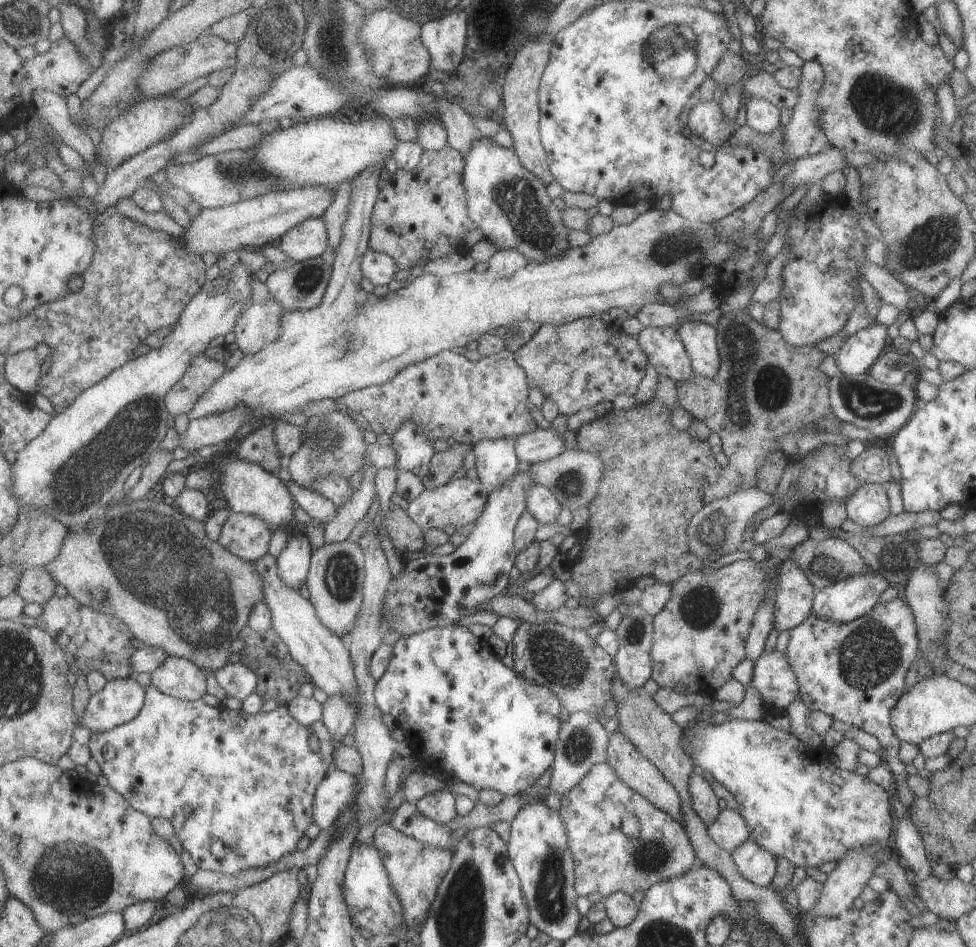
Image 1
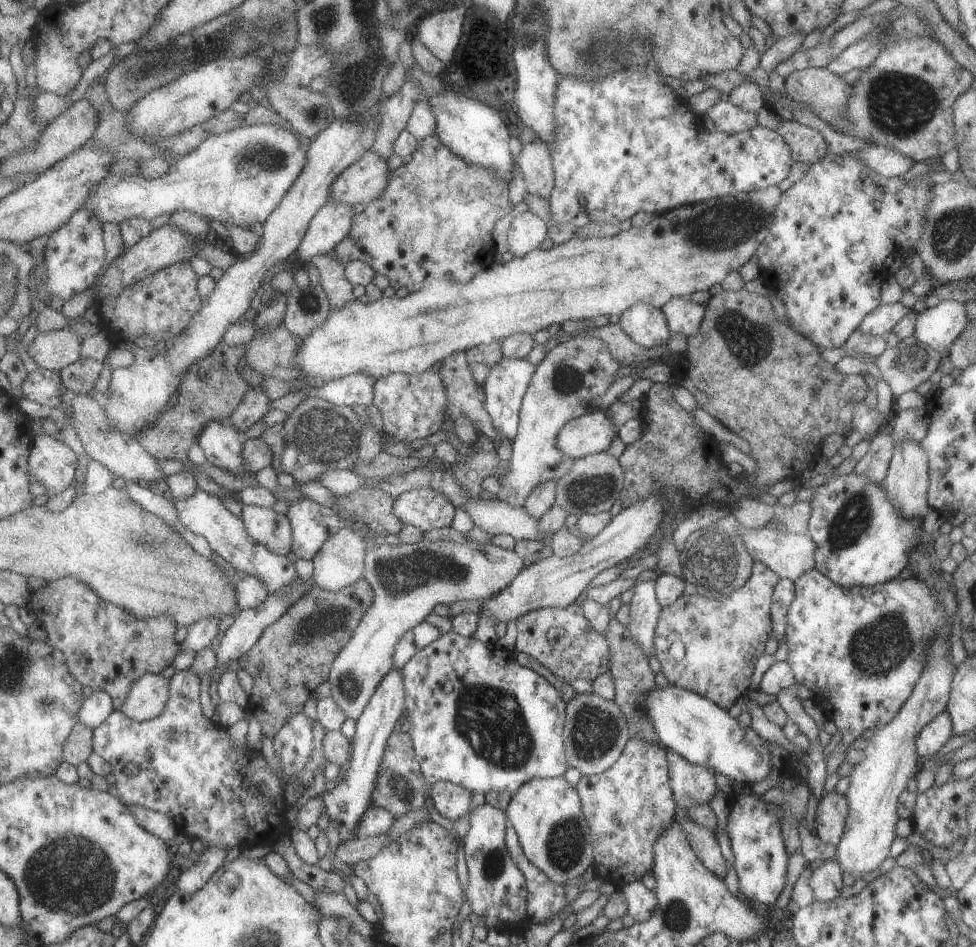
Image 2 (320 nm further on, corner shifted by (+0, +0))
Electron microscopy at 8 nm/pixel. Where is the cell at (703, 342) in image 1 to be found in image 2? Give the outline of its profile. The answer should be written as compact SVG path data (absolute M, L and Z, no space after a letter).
M689 297L671 298L660 309L671 333L682 334L685 338L693 336L703 320L704 305L693 304Z

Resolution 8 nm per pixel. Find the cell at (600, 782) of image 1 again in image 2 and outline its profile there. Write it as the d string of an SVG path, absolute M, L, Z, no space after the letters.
M637 733L628 739L620 756L610 768L600 774L581 775L575 786L581 804L579 806L581 814L585 816L589 826L593 852L591 867L594 876L613 884L616 890L620 890L625 884L639 882L644 875L652 871L653 844L659 838L659 834L674 821L677 807L668 784L666 752L667 750L658 744L649 744L641 740L641 736Z

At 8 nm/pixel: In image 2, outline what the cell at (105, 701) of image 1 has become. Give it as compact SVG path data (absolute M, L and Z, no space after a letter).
M143 674L133 682L129 694L123 698L117 710L135 722L155 718L163 712L167 702L168 685L168 679L159 674Z

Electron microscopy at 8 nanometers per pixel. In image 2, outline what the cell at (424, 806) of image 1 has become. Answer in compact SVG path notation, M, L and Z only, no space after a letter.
M443 780L435 782L428 790L439 816L449 821L456 820L472 808L471 794L467 788Z

